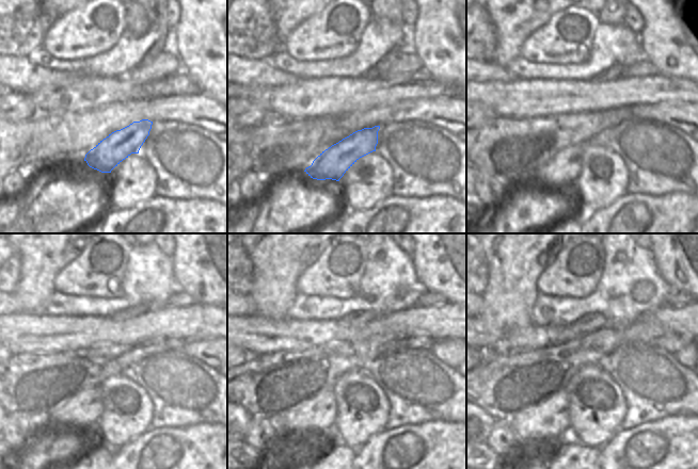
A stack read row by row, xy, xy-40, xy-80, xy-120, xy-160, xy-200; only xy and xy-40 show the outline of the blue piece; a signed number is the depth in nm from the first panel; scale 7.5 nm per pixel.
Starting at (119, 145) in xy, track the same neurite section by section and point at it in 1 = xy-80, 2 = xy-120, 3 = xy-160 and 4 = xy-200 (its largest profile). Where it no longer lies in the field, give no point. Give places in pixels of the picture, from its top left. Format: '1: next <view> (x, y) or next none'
1: next xy-80 (562, 170)
2: next xy-120 (82, 410)
3: next xy-160 (317, 413)
4: next xy-200 (549, 421)

